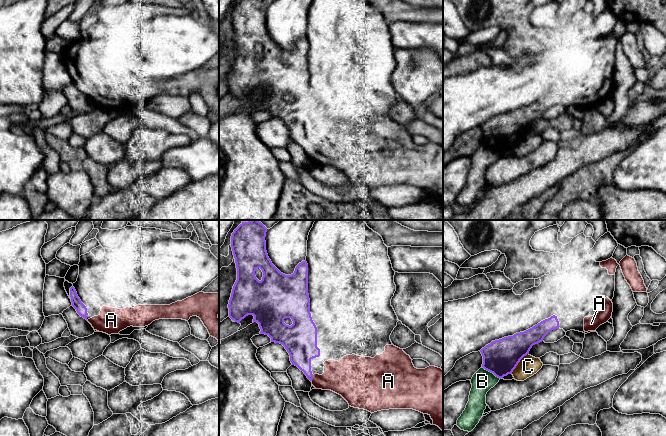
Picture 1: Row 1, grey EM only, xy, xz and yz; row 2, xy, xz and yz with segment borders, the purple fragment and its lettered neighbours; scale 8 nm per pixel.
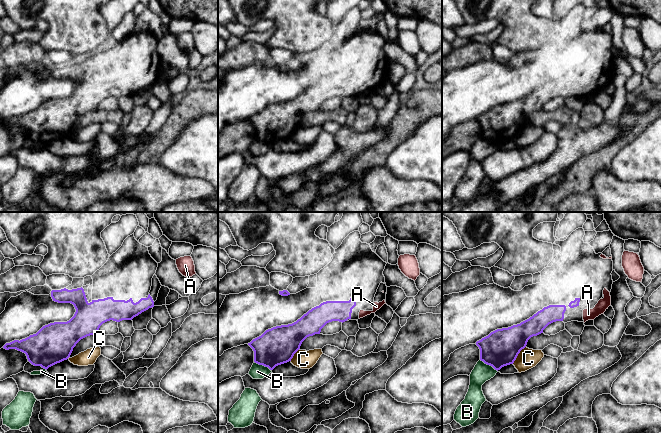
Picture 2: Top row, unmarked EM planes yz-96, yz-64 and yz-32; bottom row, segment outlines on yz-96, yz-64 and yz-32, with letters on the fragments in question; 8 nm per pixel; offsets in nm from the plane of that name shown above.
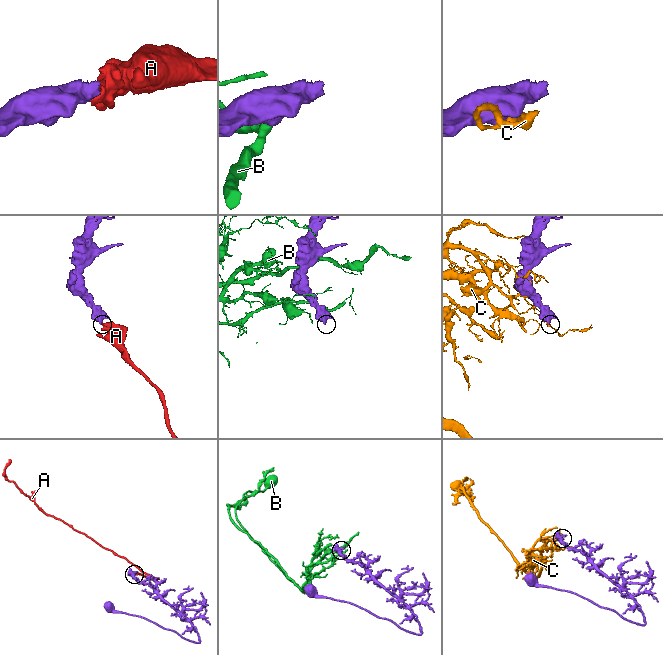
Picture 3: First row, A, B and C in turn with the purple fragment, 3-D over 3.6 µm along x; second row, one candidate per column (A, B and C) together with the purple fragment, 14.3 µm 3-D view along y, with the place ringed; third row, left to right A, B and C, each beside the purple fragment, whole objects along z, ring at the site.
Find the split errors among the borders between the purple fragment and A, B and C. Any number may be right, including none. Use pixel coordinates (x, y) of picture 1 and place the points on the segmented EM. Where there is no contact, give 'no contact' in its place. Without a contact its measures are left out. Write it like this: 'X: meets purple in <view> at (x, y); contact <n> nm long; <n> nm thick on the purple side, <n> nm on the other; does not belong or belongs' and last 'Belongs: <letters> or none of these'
A: meets purple in xz at (312, 378); contact 60 nm long; 220 nm thick on the purple side, 260 nm on the other; belongs
B: meets purple in yz at (491, 372); contact 180 nm long; 280 nm thick on the purple side, 180 nm on the other; does not belong
C: meets purple in yz at (518, 362); contact 220 nm long; 280 nm thick on the purple side, 160 nm on the other; does not belong
Belongs: A

